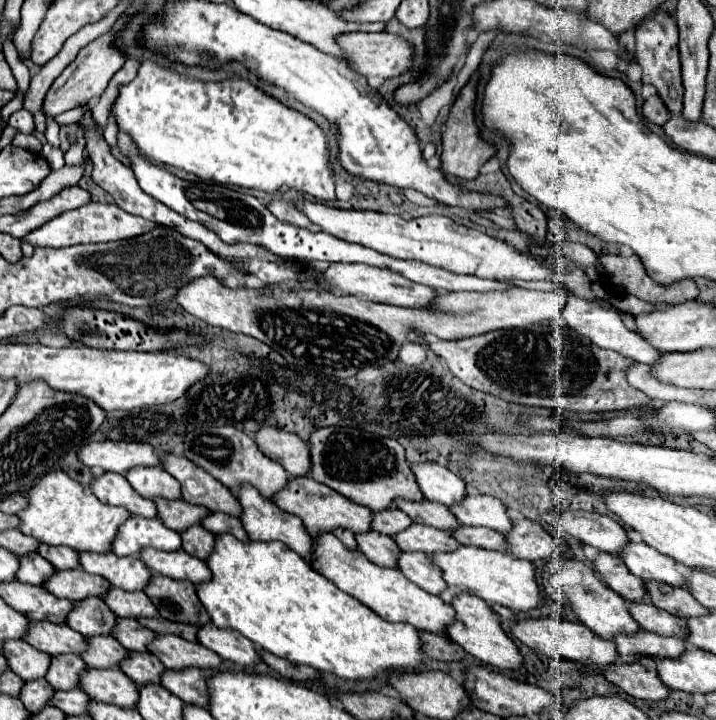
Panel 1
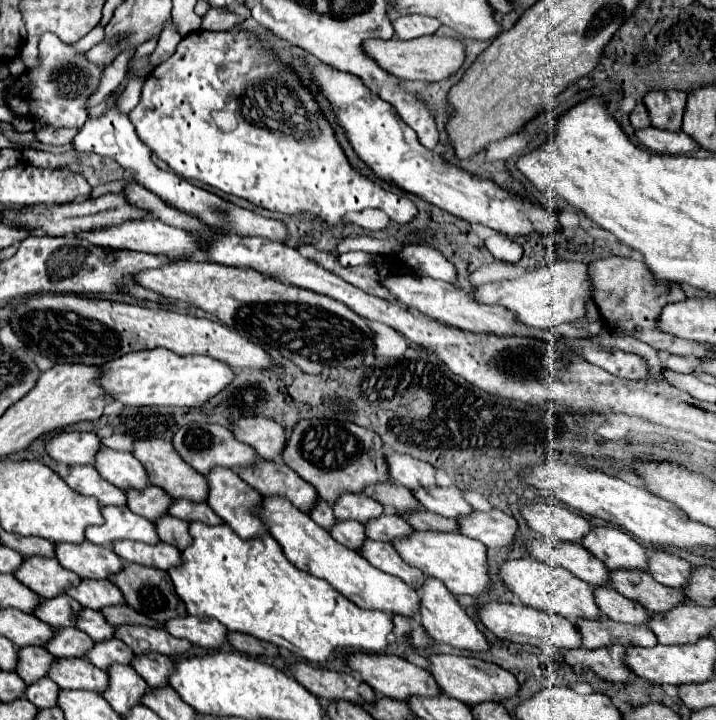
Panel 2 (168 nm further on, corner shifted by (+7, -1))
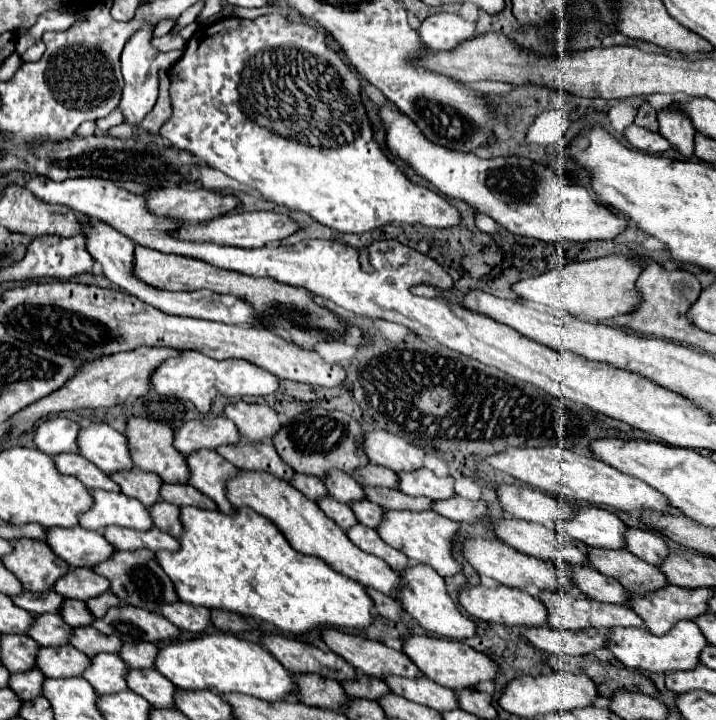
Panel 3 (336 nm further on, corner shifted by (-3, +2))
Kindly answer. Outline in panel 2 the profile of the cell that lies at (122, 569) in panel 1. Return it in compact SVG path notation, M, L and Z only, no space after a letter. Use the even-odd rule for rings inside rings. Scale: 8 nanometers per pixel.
M89 540L83 544L55 544L55 556L63 568L93 580L109 578L123 568L123 560L111 548L91 544Z

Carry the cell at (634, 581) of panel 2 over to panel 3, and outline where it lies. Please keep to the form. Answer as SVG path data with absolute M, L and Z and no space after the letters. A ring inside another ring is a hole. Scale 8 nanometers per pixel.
M589 549L589 565L599 573L617 579L631 595L647 595L667 585L665 575L627 549Z

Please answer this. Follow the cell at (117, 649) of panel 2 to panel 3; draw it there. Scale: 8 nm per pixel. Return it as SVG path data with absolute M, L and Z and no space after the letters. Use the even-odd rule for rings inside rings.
M73 627L75 633L71 633L71 645L85 653L87 657L95 657L97 653L119 653L121 641L115 635L99 633L95 627Z

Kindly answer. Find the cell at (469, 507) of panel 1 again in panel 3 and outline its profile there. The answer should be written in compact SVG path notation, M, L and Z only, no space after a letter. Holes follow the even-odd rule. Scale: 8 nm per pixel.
M415 469L413 473L397 473L397 477L399 477L399 491L413 497L421 495L437 501L455 495L453 477L437 477L429 469Z

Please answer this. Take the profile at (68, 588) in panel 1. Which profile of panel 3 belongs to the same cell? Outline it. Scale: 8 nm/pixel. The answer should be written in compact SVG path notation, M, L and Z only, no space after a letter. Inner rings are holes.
M21 539L13 543L13 551L1 557L1 563L21 581L25 591L43 593L67 573L67 563L59 559L45 541Z

